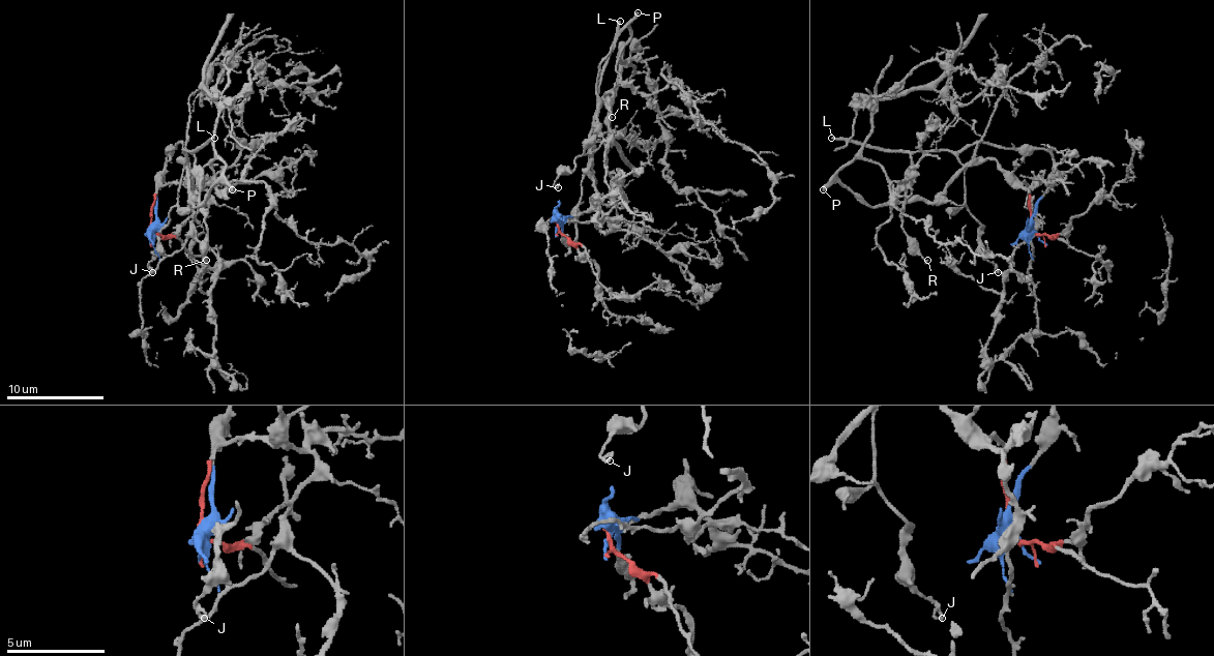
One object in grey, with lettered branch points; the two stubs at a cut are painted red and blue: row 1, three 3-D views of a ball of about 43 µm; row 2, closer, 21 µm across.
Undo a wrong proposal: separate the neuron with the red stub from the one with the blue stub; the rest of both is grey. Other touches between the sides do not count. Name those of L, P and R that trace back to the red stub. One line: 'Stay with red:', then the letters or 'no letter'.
Stay with red: P

